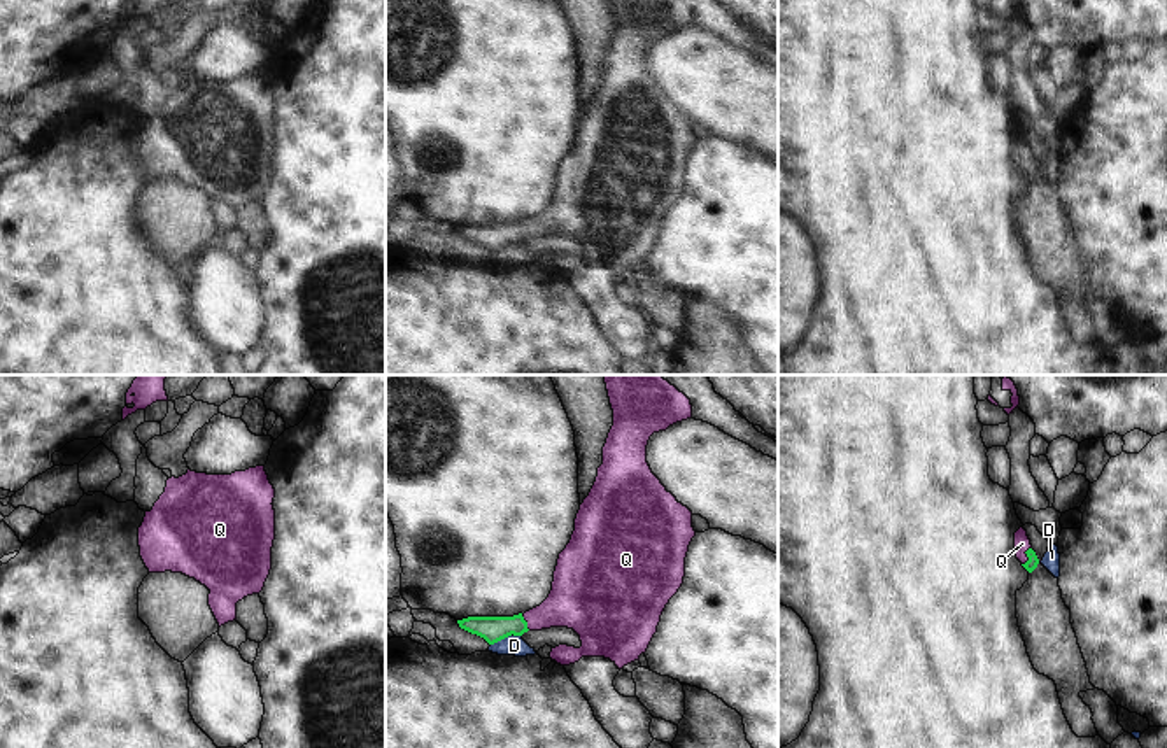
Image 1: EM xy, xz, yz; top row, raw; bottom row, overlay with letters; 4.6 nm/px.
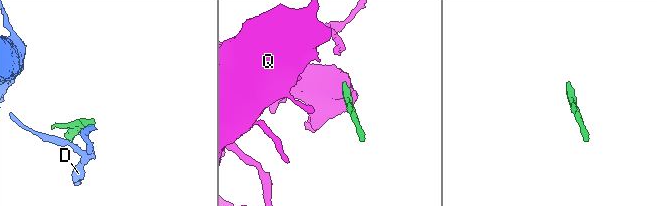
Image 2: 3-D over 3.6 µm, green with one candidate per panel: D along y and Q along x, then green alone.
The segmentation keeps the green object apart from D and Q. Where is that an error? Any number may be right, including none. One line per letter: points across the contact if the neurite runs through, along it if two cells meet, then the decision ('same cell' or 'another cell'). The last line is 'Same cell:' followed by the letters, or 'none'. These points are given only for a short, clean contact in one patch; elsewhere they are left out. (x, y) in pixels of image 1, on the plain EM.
D: along xz (521, 242), (510, 242), (491, 253) | another cell
Q: across yz (1031, 172), (1027, 163), (1022, 151) | same cell
Same cell: Q

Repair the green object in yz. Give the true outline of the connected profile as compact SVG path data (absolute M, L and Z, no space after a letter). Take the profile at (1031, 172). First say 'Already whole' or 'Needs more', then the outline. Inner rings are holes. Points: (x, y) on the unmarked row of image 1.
Needs more. M1023 135L1015 140L1015 163L1029 180L1032 180L1039 172L1039 166L1032 158L1030 147Z

